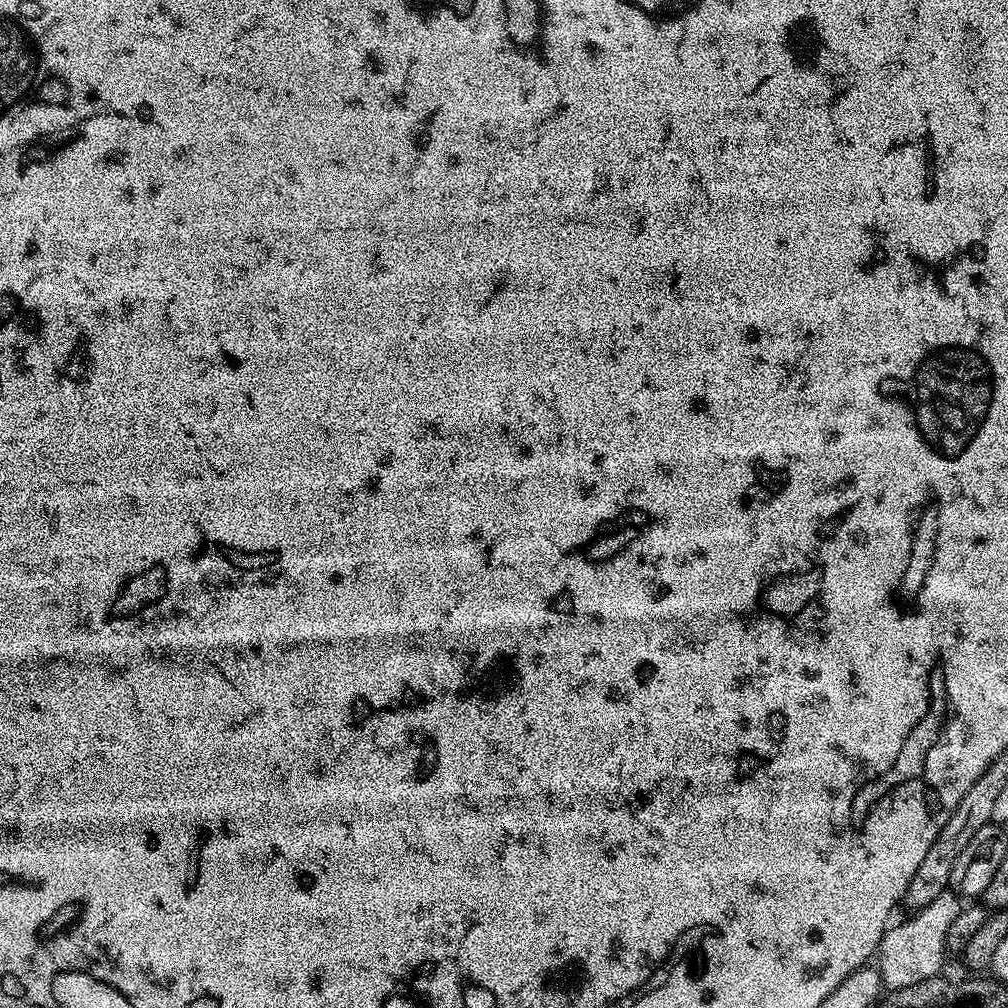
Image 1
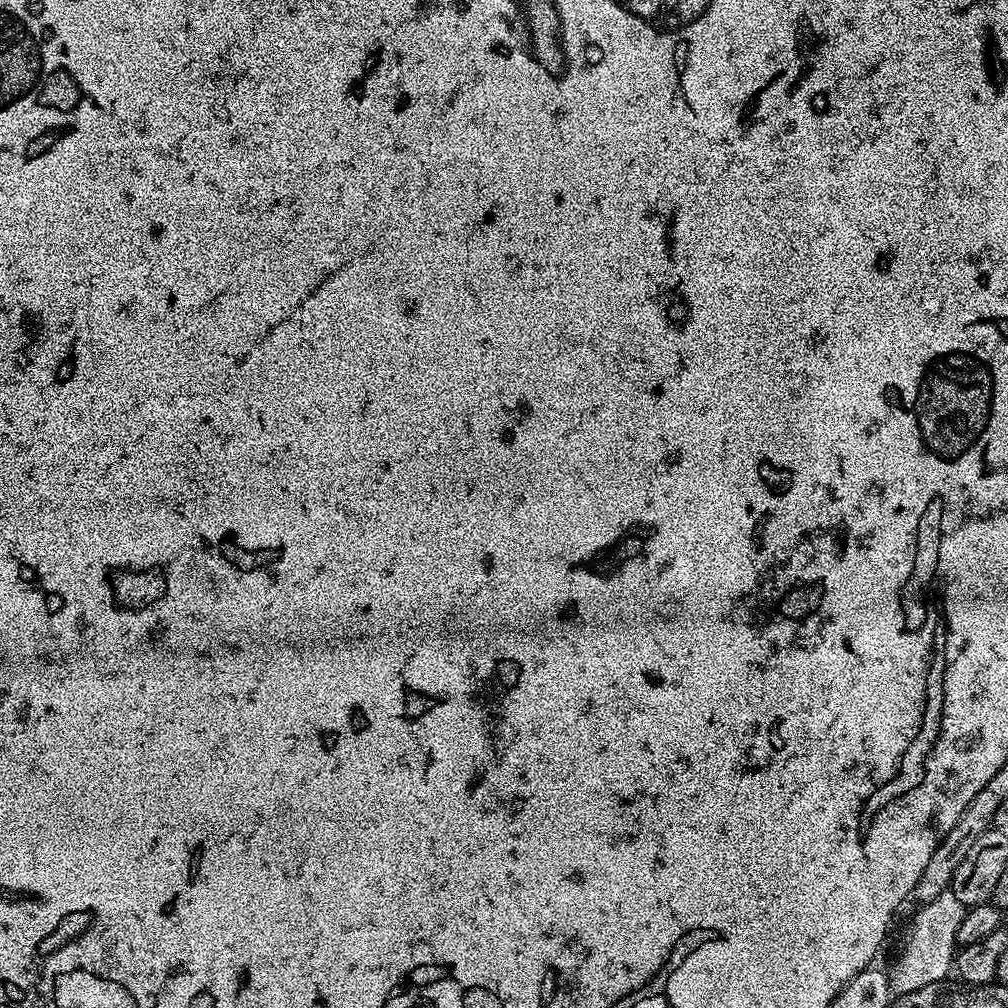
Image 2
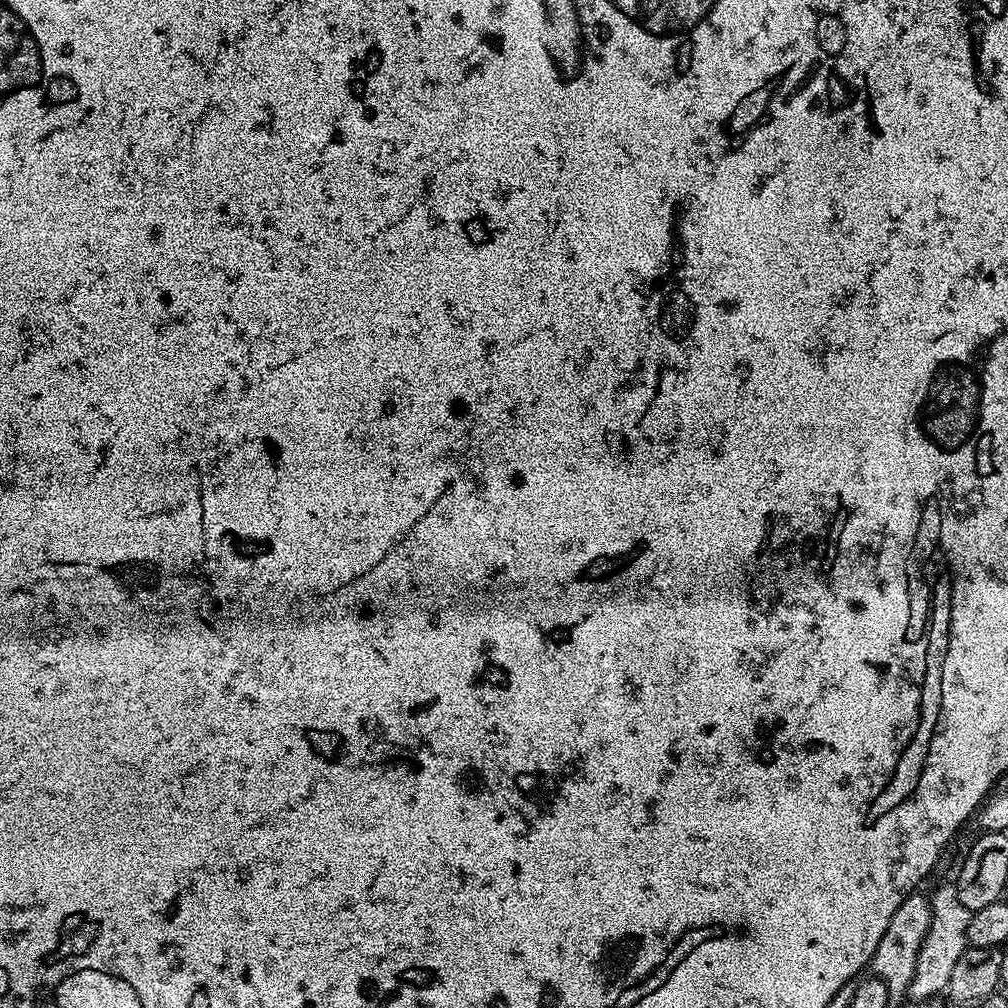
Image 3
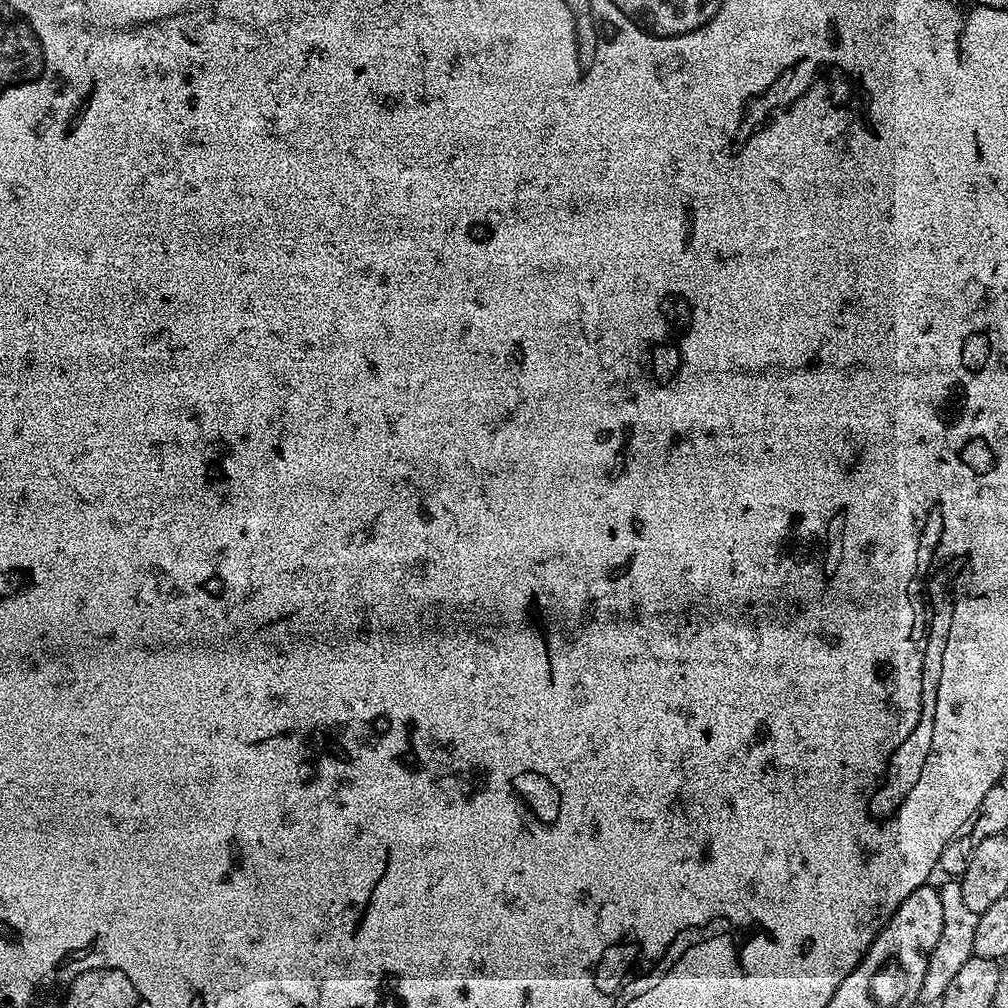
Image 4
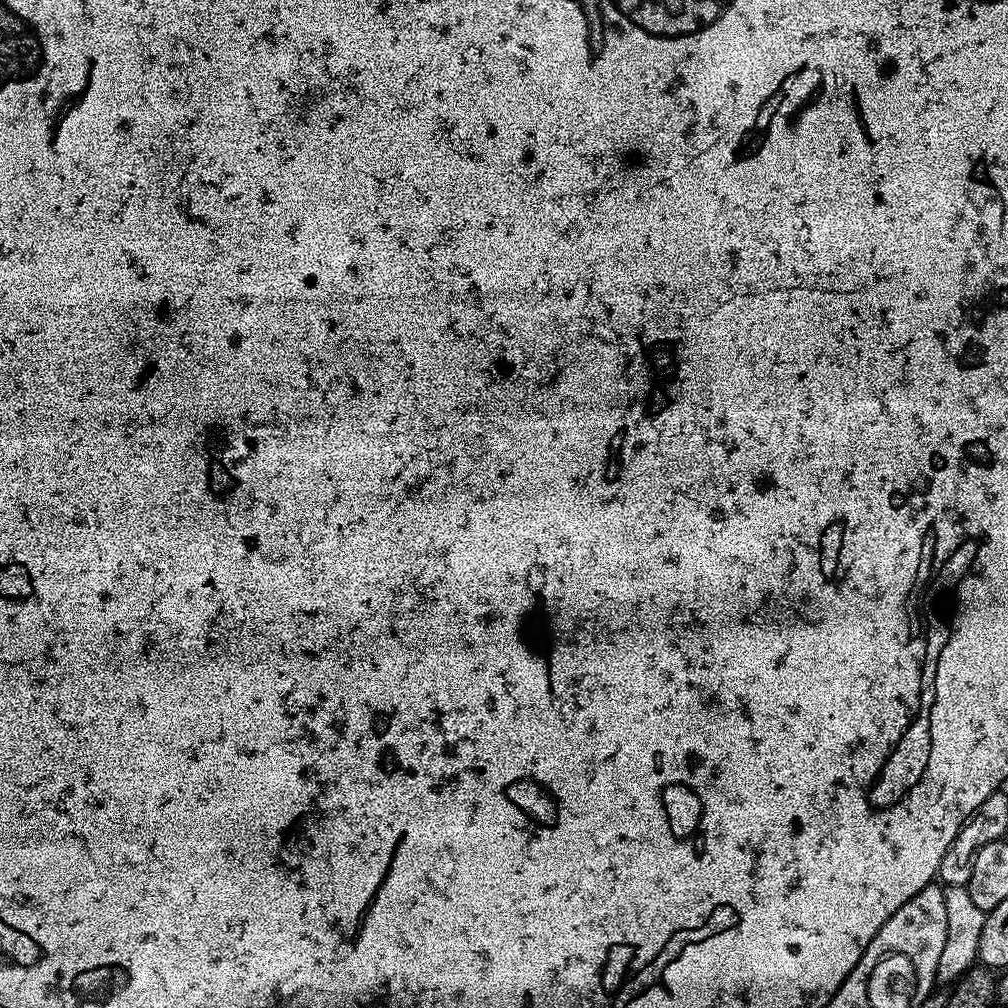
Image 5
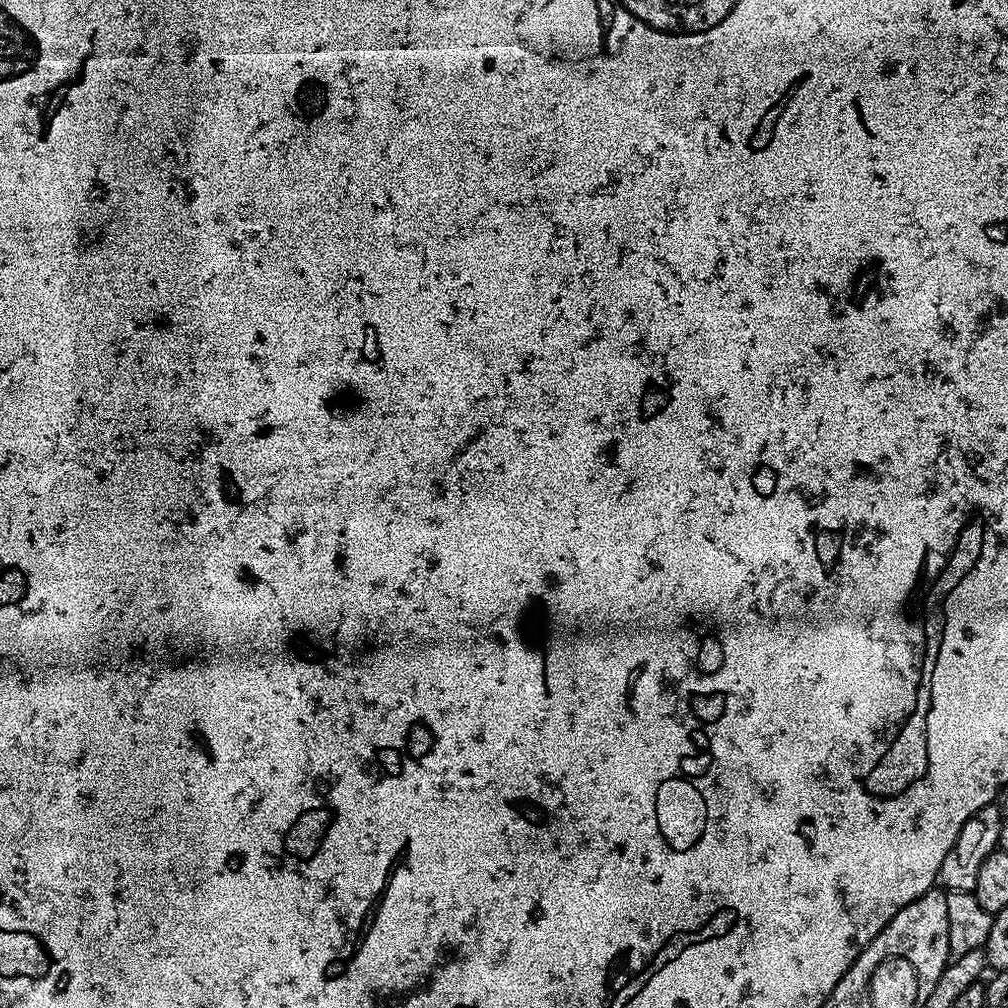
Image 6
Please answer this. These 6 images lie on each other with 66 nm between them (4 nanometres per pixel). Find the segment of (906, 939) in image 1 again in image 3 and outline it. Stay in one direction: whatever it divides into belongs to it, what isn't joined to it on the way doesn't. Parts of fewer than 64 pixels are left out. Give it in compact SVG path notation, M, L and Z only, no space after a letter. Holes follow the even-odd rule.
M955 883L942 885L931 895L932 916L930 930L919 948L918 962L915 963L914 978L907 995L914 1000L926 1000L947 989L955 963L968 947L970 939L969 918L971 912L959 901Z

